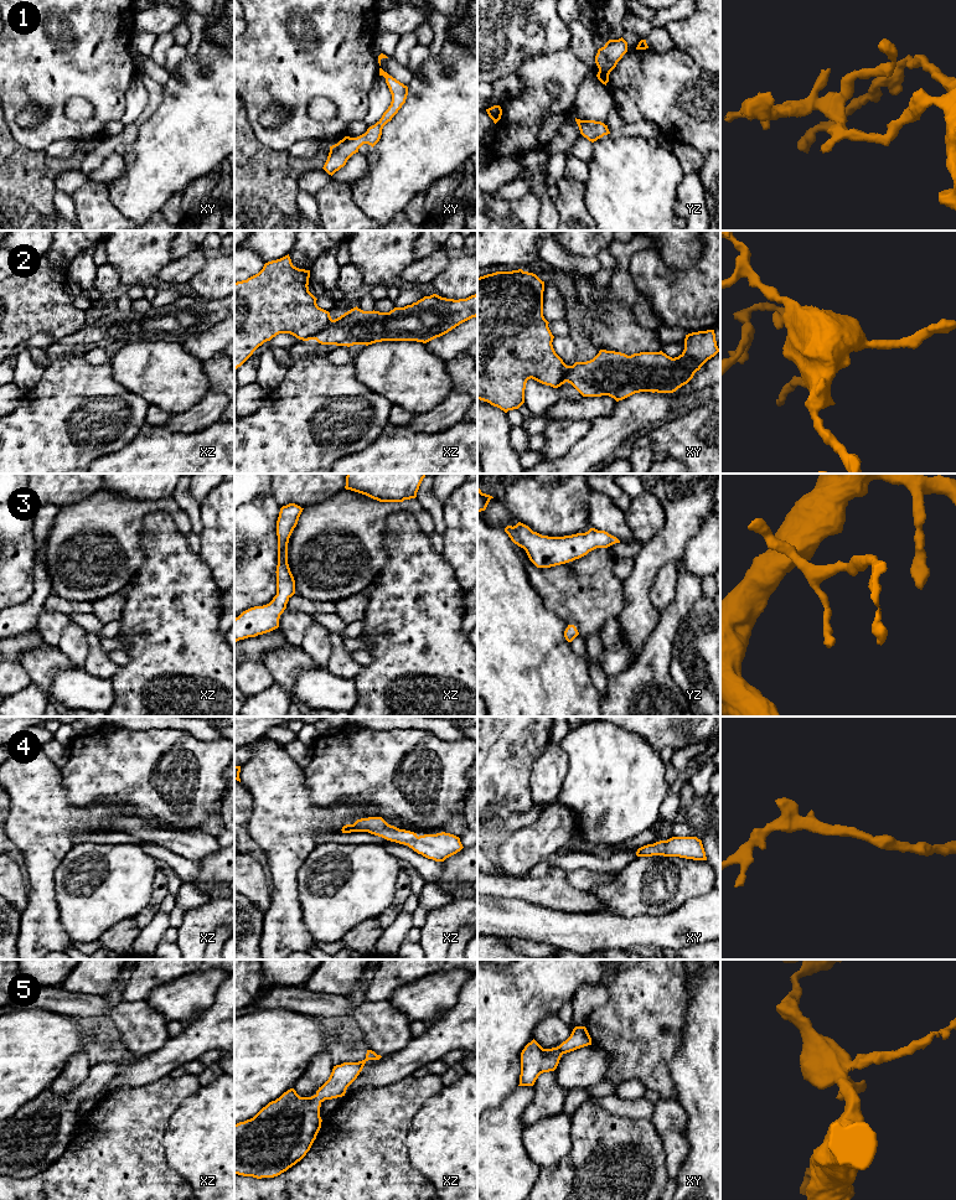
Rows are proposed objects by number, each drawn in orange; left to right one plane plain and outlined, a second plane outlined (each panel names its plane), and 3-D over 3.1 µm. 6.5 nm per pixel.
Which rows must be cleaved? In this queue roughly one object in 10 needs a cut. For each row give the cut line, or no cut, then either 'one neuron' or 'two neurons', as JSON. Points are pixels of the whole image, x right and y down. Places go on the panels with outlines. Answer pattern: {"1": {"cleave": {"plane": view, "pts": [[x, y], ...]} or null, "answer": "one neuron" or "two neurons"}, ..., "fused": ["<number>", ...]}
{"1": {"cleave": null, "answer": "one neuron"}, "2": {"cleave": {"plane": "xz", "pts": [[332, 320], [314, 339]]}, "answer": "two neurons"}, "3": {"cleave": null, "answer": "one neuron"}, "4": {"cleave": null, "answer": "one neuron"}, "5": {"cleave": null, "answer": "one neuron"}, "fused": ["2"]}

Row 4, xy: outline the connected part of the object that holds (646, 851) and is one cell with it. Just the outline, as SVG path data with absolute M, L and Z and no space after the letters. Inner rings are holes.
M672 837L637 849L637 857L679 857L693 860L707 860L702 840L697 837Z

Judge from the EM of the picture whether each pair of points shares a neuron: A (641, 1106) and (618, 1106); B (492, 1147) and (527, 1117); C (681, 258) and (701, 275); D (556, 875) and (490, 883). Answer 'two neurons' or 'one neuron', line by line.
A: one neuron
B: two neurons
C: two neurons
D: one neuron

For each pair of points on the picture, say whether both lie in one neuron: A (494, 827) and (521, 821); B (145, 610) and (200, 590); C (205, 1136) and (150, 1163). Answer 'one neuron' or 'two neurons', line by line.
A: one neuron
B: one neuron
C: two neurons

